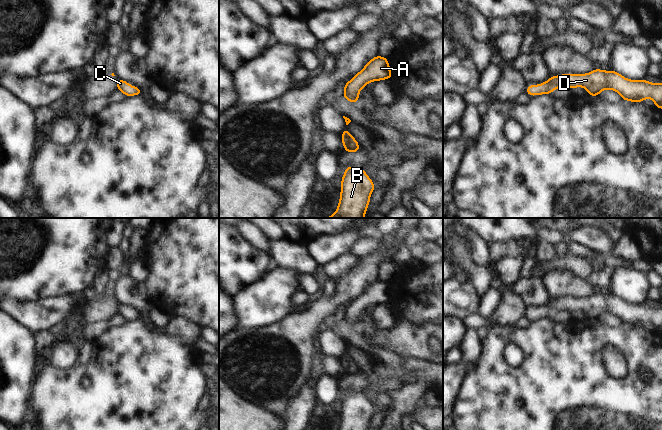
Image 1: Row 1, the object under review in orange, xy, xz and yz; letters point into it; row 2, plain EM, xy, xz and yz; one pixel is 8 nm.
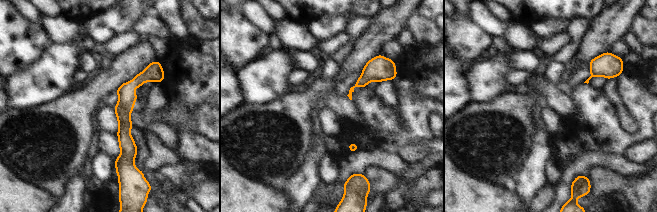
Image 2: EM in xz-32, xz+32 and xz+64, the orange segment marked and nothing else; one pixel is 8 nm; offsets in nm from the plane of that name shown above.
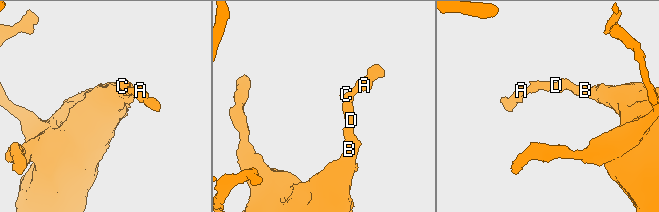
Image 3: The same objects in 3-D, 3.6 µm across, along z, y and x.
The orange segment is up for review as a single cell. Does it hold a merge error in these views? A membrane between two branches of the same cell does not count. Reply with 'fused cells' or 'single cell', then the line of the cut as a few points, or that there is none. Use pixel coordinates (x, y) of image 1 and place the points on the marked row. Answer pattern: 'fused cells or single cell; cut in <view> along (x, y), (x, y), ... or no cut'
single cell; no cut

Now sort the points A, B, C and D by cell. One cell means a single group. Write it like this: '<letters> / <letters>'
A B C D

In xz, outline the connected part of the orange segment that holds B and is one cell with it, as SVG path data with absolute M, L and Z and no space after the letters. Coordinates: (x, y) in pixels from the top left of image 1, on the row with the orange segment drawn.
M347 166L341 183L341 198L338 208L334 215L327 218L364 218L368 203L370 201L370 194L375 188L373 182L366 175L363 168L353 168Z

